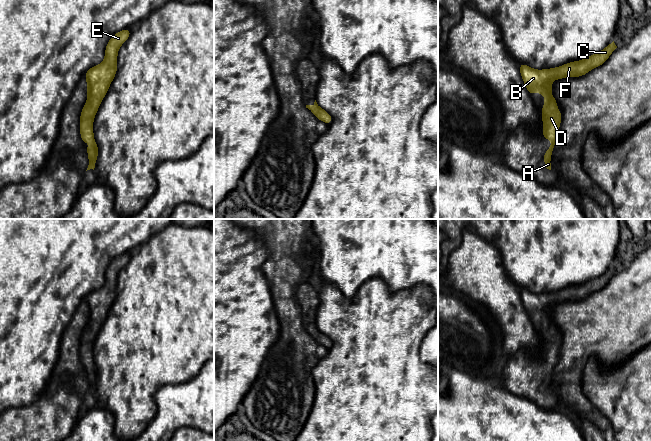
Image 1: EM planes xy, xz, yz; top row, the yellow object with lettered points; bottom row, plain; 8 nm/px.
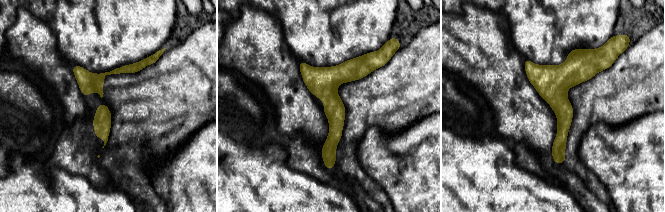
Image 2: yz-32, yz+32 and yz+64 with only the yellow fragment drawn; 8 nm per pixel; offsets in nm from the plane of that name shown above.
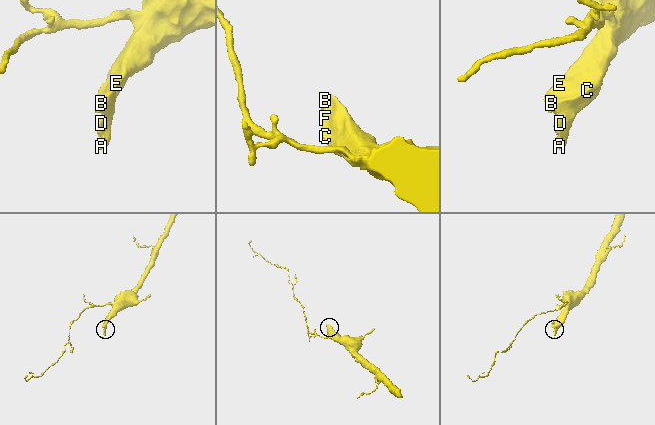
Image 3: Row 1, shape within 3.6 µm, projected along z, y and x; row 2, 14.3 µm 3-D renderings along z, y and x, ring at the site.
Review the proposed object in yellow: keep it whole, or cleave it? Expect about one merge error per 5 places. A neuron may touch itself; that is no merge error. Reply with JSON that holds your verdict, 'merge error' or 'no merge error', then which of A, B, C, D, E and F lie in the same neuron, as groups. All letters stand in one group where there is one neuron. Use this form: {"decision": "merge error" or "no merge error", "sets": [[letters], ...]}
{"decision": "no merge error", "sets": [["A", "B", "C", "D", "E", "F"]]}

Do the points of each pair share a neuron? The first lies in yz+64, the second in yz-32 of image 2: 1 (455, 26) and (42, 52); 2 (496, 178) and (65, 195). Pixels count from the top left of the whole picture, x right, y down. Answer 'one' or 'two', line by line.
1: one
2: one

